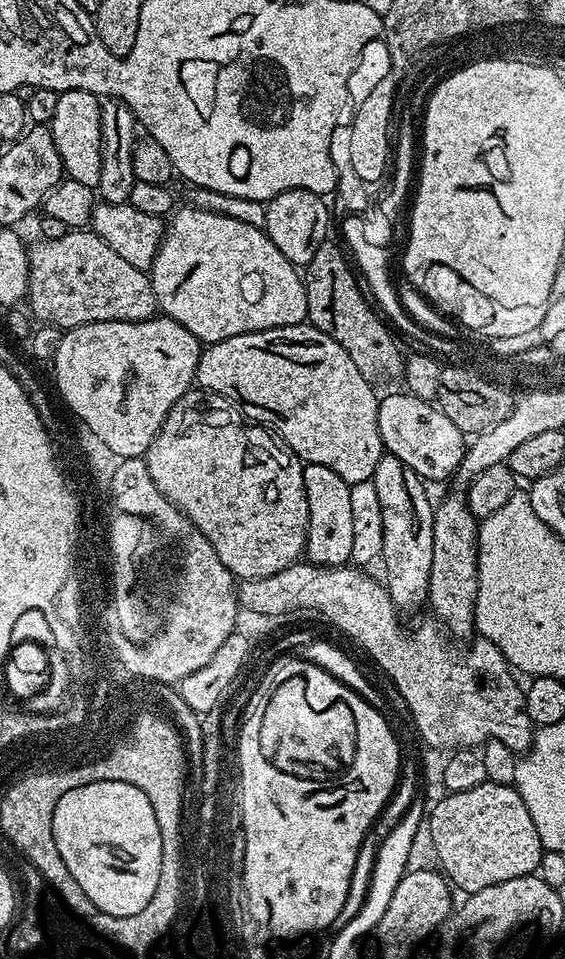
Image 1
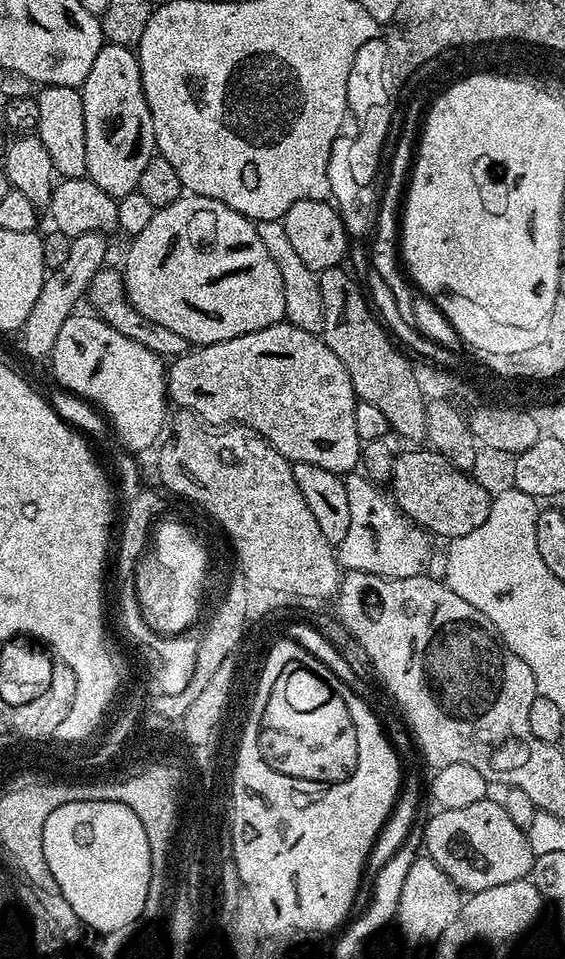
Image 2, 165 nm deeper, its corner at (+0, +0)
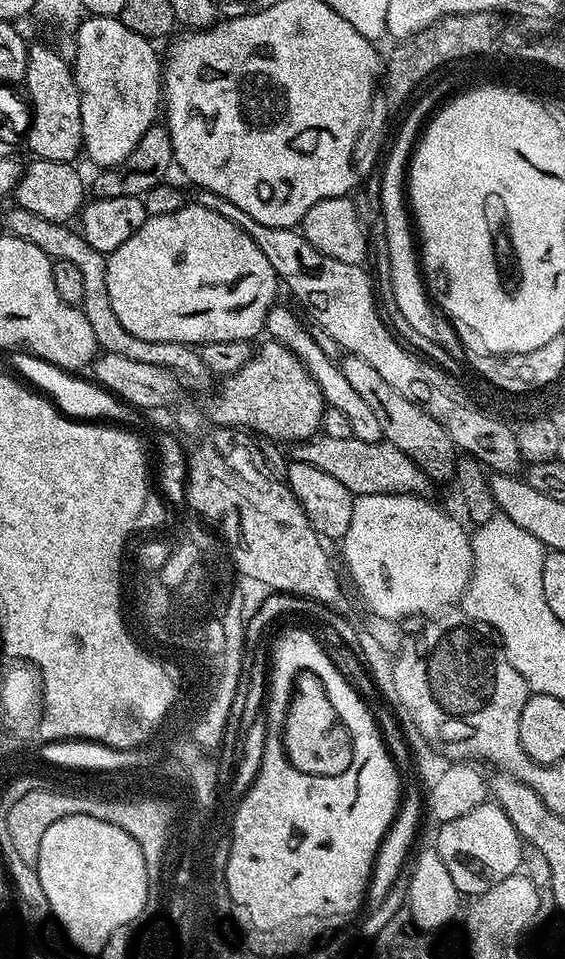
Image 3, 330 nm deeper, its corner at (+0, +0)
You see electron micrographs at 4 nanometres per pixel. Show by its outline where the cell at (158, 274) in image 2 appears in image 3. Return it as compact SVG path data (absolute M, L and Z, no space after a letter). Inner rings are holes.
M198 202L185 203L184 207L174 210L173 213L149 216L148 221L137 232L130 234L130 238L126 238L126 242L122 242L122 246L118 246L118 250L107 253L107 257L106 294L110 294L110 307L114 309L114 315L118 317L118 322L122 322L122 326L126 330L130 330L130 334L134 334L134 338L146 338L146 342L178 342L193 346L214 343L215 341L243 340L252 342L259 332L265 331L266 314L278 300L278 296L276 296L276 288L278 289L276 271L274 266L270 266L266 254L262 254L262 250L258 250L258 246L254 246L254 238L250 238L250 234L243 232L230 218L222 218L222 214L202 206Z

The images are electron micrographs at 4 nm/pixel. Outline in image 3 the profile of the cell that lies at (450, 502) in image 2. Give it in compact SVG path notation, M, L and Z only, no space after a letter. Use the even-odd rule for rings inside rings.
M317 434L309 440L297 441L291 448L292 460L308 462L317 470L331 474L336 481L342 482L353 497L366 494L412 494L424 496L430 487L428 476L398 446L384 440L362 442L357 436L334 438L327 434Z

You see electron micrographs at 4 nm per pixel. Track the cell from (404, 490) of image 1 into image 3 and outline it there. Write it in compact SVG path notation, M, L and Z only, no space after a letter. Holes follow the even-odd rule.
M283 302L272 305L272 309L266 314L266 322L264 323L267 335L290 349L300 359L302 366L306 366L306 370L314 378L314 382L318 382L318 390L324 396L325 405L334 410L342 410L342 414L346 414L353 436L357 436L362 442L384 440L382 425L378 423L377 416L370 410L370 405L350 387L350 382L346 379L346 374L342 374L339 363L326 358L326 354L322 354L313 331L303 319L300 321L296 317L297 309L292 308L287 308Z

